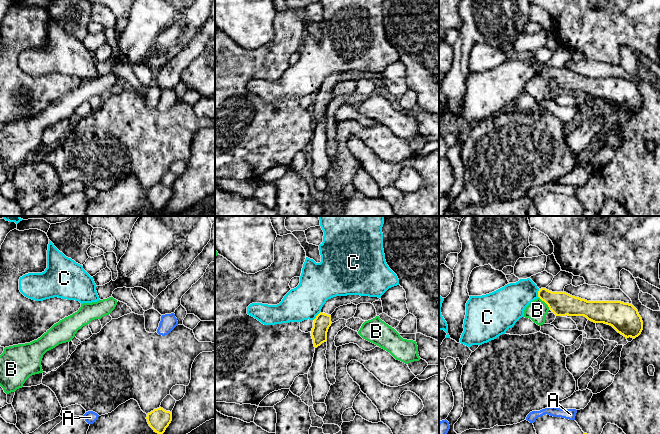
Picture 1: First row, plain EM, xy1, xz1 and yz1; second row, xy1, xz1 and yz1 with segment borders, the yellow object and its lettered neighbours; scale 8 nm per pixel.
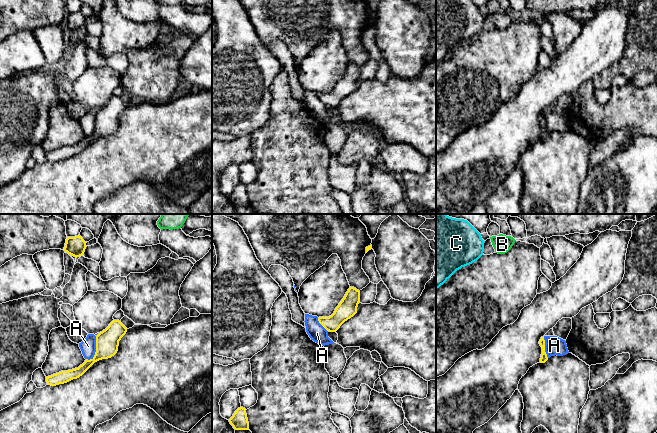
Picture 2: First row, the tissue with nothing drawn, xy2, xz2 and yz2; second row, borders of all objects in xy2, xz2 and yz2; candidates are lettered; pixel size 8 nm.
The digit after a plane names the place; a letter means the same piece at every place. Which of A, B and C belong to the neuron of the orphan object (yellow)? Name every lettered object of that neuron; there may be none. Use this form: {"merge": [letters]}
{"merge": []}

